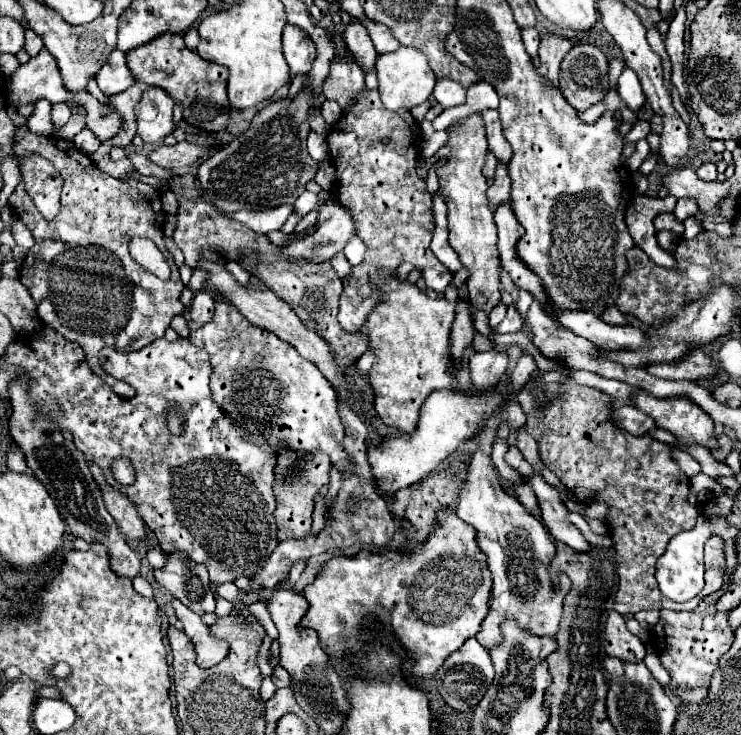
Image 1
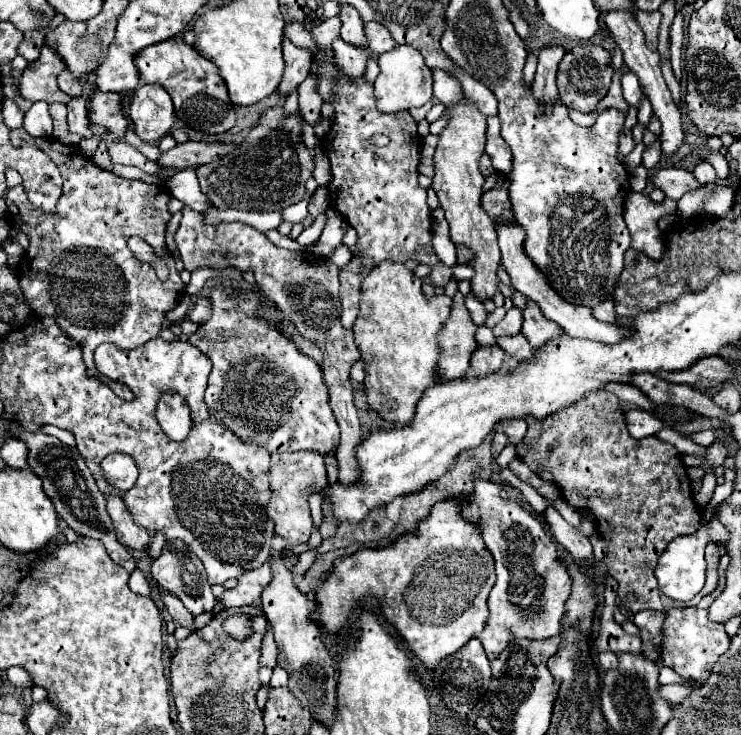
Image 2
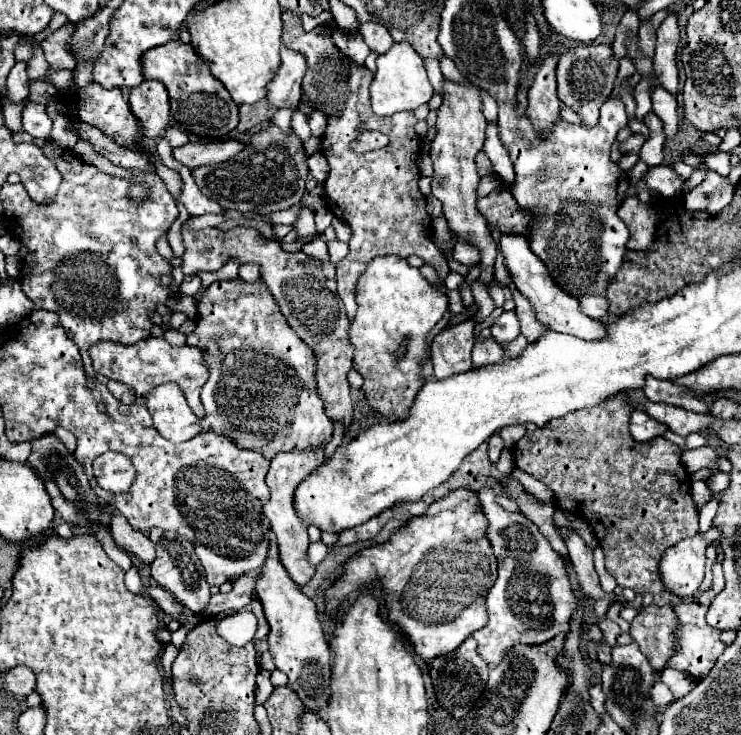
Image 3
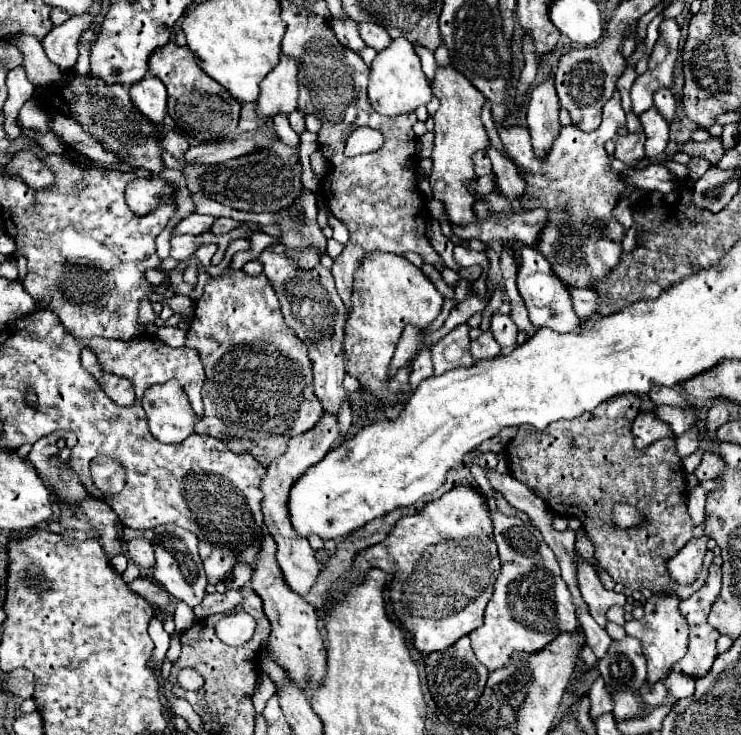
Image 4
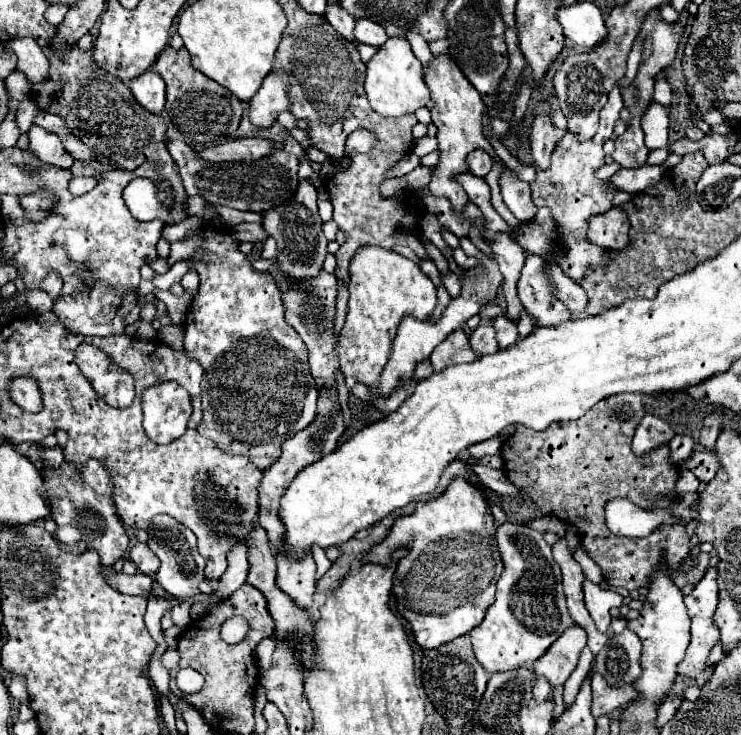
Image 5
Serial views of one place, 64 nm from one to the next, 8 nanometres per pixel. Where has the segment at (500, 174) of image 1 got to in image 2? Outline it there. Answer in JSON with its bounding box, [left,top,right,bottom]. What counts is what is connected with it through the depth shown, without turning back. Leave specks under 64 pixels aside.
[482,176,514,220]

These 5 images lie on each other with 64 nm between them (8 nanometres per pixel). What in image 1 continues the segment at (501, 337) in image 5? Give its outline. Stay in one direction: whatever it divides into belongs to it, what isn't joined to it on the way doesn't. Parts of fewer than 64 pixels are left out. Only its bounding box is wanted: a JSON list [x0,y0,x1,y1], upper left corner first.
[494,304,522,334]

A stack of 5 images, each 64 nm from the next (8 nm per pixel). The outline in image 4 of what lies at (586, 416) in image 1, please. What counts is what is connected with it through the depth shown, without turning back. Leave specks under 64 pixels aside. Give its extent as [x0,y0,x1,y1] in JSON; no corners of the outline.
[506,394,714,600]

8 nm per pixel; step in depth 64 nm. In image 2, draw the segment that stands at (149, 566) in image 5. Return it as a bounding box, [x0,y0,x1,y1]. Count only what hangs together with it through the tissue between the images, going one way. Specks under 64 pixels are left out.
[106,494,150,550]

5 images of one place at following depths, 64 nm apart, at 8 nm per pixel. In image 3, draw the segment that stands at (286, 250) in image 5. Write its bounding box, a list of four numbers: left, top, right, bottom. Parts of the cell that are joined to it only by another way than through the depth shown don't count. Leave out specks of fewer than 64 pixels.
[294,210,316,238]

